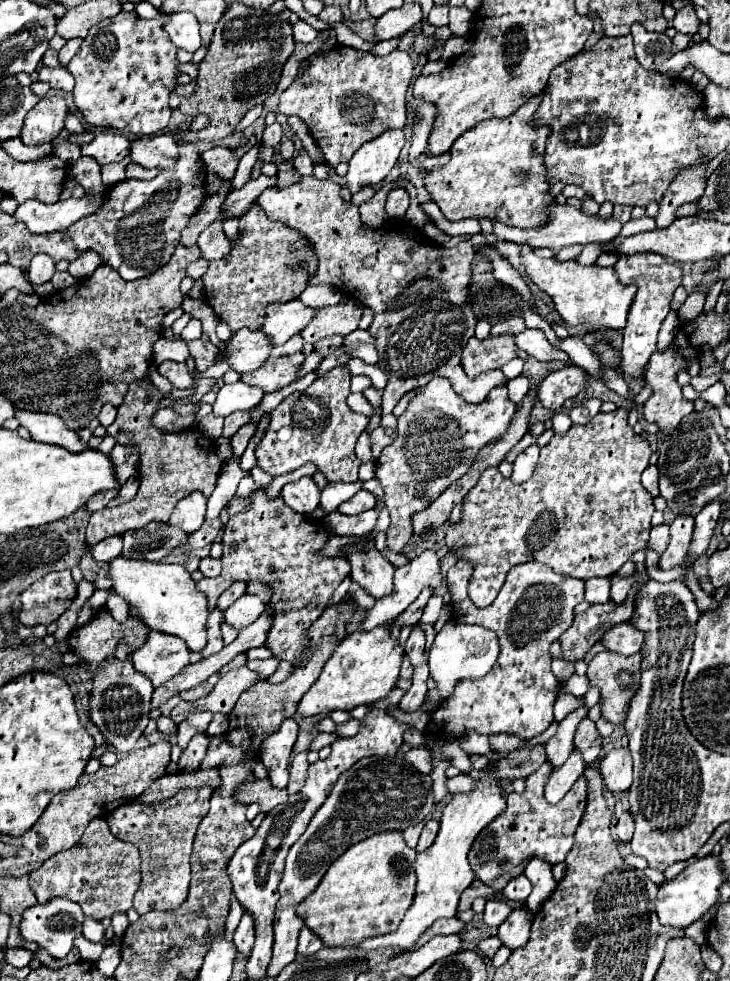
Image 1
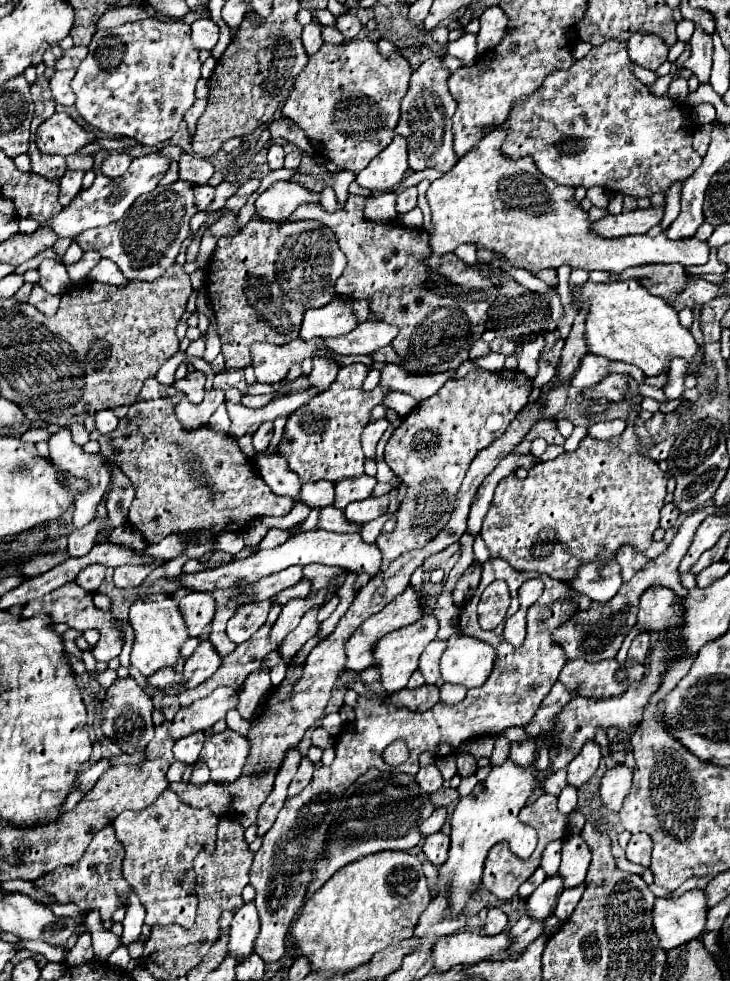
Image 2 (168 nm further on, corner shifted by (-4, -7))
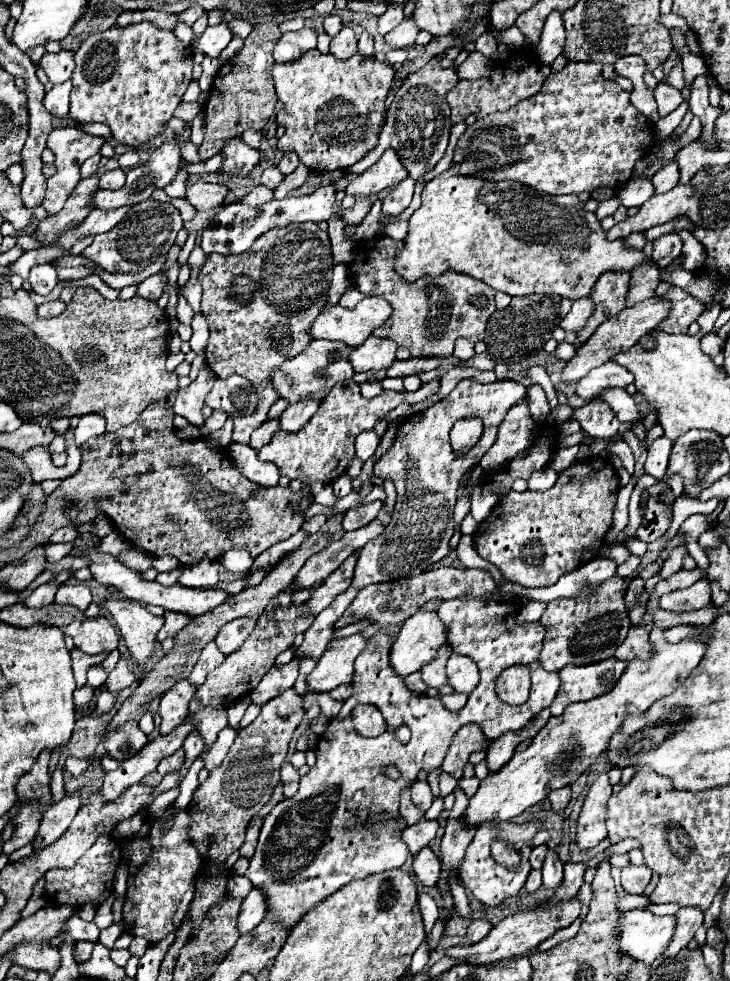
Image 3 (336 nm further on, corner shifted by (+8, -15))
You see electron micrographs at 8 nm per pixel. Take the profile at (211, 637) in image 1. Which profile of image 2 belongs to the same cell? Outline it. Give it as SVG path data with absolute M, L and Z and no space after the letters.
M203 640L199 644L199 648L187 658L183 674L181 674L181 682L177 686L177 692L181 694L183 690L199 686L219 668L219 664L221 664L219 654L215 654L215 648L211 646L209 640Z

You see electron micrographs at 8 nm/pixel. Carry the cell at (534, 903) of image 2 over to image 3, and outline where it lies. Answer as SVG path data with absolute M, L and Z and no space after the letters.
M553 850L547 852L541 872L543 872L543 886L541 886L543 890L555 890L561 884L561 880L563 880L563 862L559 860L559 856Z

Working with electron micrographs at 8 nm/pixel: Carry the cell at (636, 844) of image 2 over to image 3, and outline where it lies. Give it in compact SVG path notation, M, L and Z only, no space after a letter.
M629 864L621 870L621 886L629 894L641 894L649 884L649 880L651 880L651 870L645 864L643 866Z

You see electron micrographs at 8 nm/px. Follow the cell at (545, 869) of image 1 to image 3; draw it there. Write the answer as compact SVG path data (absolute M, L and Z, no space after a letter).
M541 844L541 846L535 846L533 848L533 852L531 852L531 858L529 858L529 862L531 862L531 866L533 868L541 868L541 864L543 864L543 860L545 860L545 854L547 854L547 844Z

